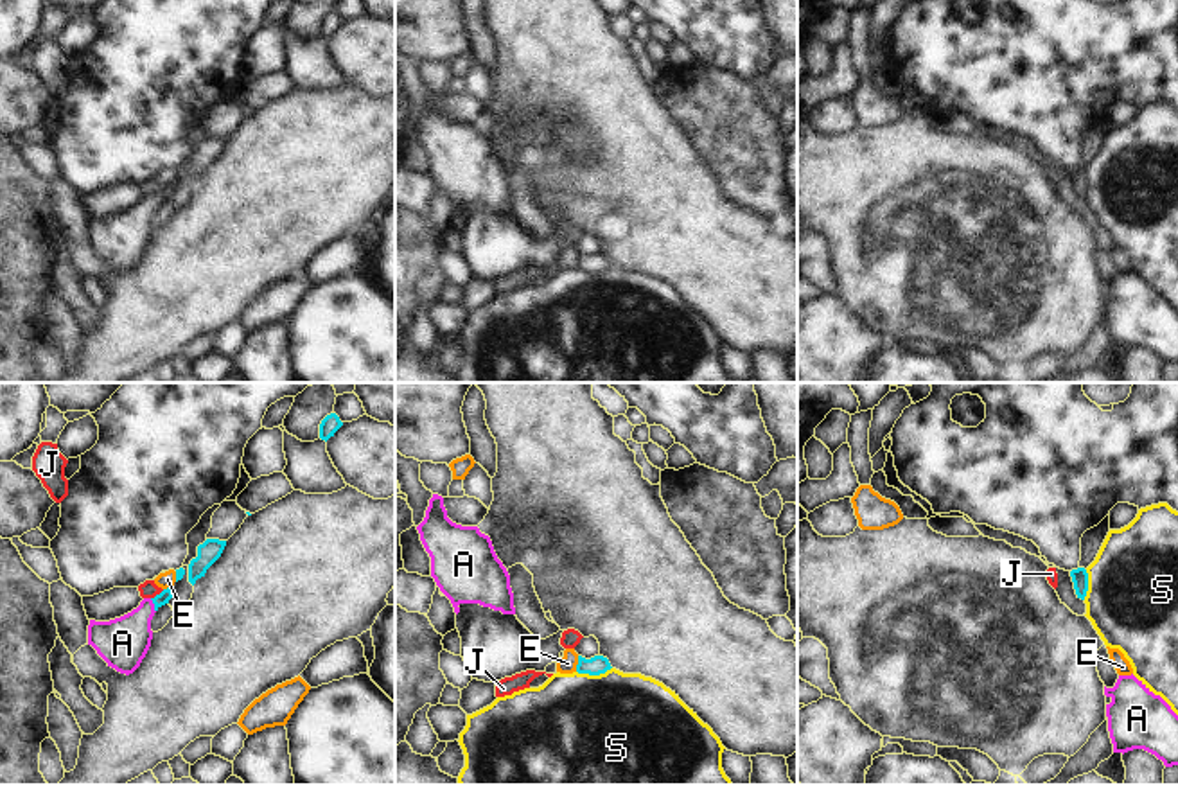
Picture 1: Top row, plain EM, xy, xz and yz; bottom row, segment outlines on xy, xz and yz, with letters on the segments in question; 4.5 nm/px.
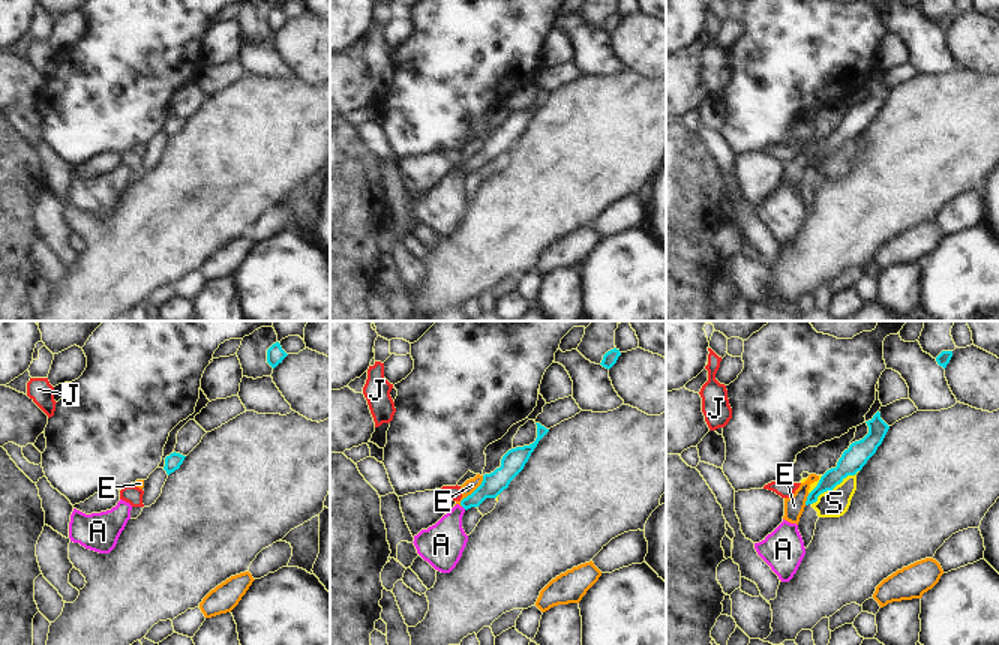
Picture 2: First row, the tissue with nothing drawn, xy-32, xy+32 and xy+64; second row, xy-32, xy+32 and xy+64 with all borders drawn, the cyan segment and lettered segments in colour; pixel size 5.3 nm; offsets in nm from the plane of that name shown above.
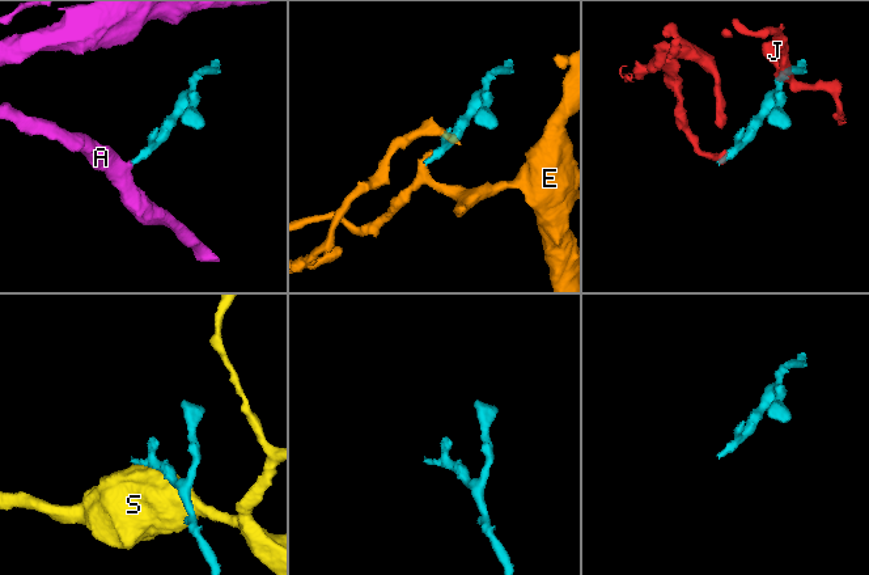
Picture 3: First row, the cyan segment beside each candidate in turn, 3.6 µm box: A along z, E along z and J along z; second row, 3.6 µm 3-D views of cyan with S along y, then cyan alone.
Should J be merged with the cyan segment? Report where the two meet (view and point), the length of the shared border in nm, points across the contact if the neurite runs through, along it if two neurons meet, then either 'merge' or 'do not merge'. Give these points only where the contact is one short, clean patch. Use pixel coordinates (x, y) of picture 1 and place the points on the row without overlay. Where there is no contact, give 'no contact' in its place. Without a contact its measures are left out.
meets cyan in xy at (157, 193); contact 80 nm long; border along xy (164, 187), (151, 196); do not merge

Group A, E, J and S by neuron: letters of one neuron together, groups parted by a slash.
A / E / J / S

